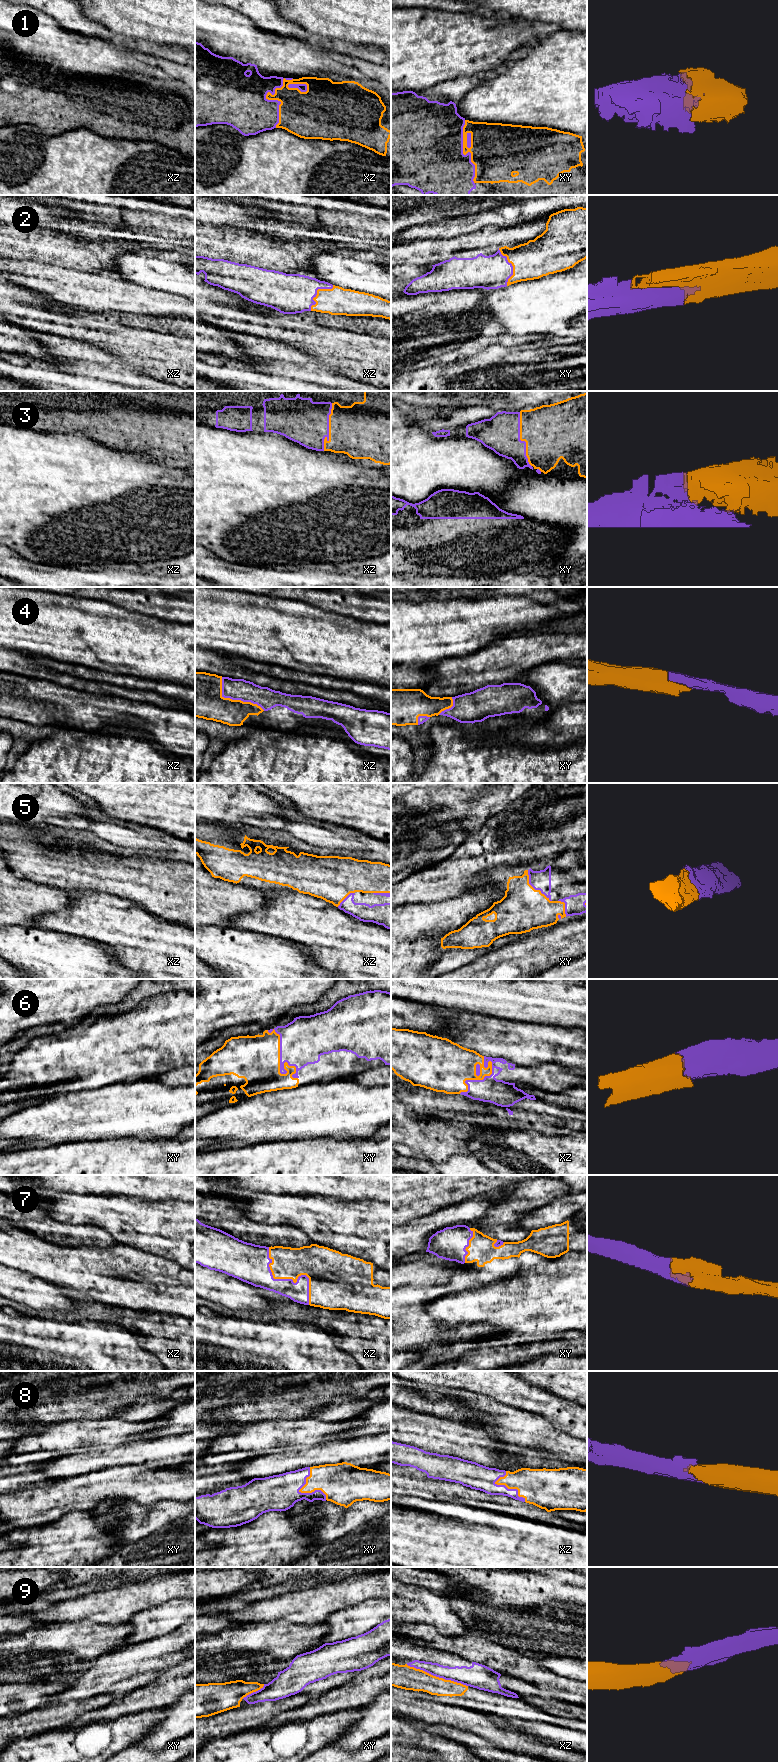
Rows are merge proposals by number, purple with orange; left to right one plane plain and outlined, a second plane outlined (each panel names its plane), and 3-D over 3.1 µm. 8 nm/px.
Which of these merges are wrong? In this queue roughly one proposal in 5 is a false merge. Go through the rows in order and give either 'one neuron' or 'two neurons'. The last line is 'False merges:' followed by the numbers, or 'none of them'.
1: one neuron
2: one neuron
3: one neuron
4: one neuron
5: one neuron
6: one neuron
7: one neuron
8: one neuron
9: two neurons
False merges: 9

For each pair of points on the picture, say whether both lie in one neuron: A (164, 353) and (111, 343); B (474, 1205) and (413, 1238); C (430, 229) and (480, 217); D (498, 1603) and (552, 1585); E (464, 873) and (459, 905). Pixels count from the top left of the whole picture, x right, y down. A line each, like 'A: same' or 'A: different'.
A: same
B: same
C: same
D: same
E: different

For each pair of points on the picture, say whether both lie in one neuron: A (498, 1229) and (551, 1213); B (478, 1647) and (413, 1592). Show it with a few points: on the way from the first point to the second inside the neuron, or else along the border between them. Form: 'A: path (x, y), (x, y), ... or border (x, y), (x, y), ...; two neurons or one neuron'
A: border (537, 1209), (527, 1212), (517, 1224); two neurons
B: border (438, 1633), (444, 1635), (471, 1634); two neurons

